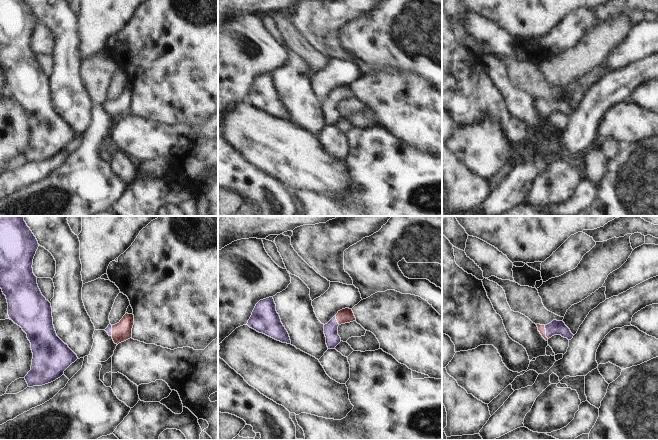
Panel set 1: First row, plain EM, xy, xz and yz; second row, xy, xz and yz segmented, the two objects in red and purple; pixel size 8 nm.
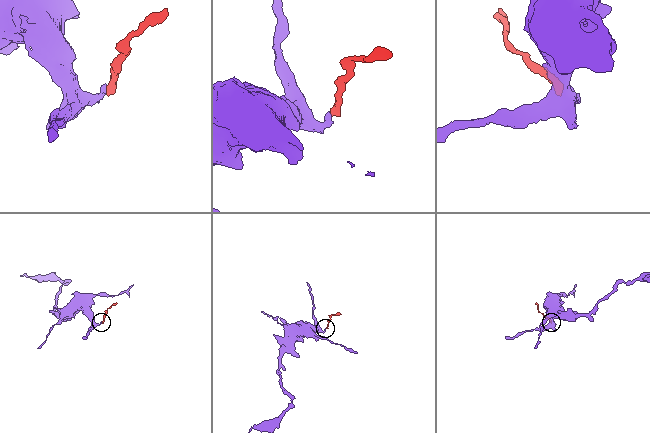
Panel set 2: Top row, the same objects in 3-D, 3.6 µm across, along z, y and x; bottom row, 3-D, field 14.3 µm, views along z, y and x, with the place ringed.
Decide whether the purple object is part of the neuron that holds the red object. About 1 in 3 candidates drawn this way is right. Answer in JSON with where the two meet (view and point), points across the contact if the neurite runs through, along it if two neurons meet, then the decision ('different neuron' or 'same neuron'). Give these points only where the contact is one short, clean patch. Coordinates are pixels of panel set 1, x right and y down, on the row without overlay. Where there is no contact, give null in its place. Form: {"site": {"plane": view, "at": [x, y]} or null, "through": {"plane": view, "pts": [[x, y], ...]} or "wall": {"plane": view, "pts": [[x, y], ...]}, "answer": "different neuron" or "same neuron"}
{"site": {"plane": "yz", "at": [545, 108]}, "through": {"plane": "yz", "pts": [[541, 104], [545, 108], [555, 103]]}, "answer": "same neuron"}

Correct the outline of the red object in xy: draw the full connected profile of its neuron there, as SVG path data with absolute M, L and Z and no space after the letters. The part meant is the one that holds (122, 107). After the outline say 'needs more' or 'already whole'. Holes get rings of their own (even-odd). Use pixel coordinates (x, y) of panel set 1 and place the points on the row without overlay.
M126 89L119 99L109 100L105 107L112 113L115 120L124 118L132 114L132 104L134 101L134 91Z; needs more

